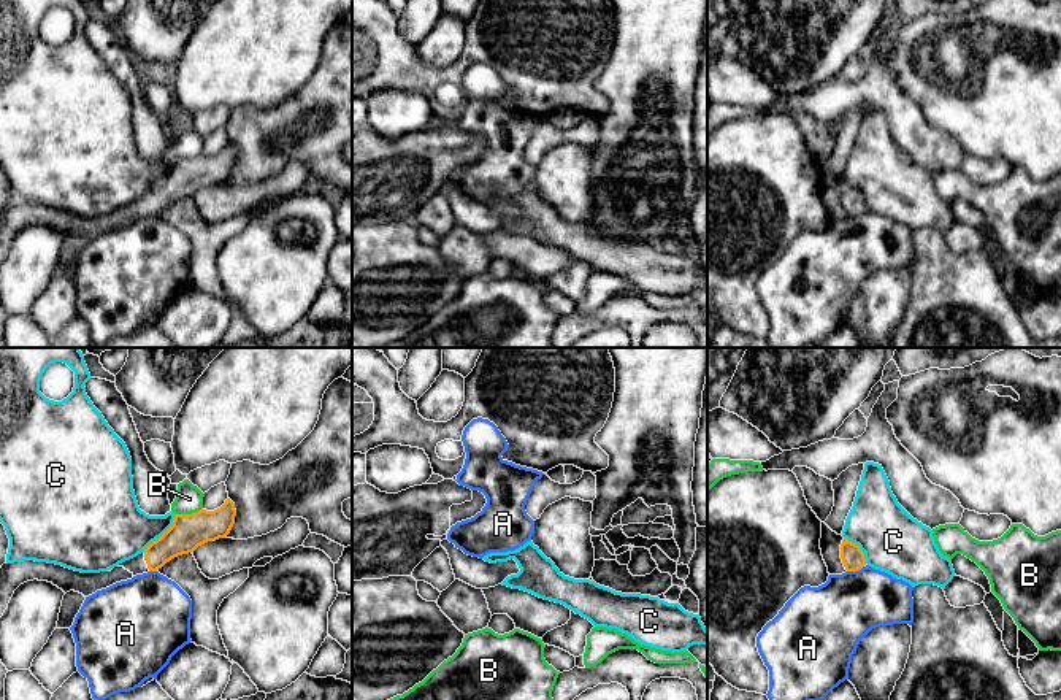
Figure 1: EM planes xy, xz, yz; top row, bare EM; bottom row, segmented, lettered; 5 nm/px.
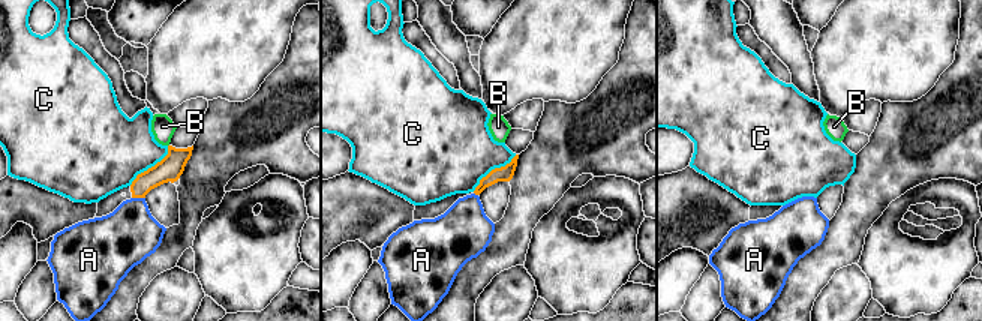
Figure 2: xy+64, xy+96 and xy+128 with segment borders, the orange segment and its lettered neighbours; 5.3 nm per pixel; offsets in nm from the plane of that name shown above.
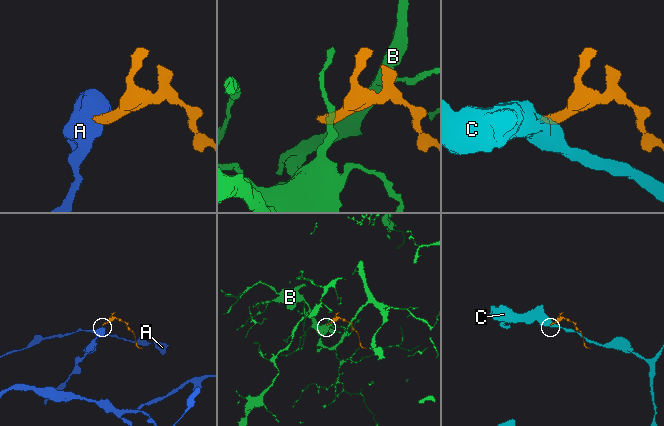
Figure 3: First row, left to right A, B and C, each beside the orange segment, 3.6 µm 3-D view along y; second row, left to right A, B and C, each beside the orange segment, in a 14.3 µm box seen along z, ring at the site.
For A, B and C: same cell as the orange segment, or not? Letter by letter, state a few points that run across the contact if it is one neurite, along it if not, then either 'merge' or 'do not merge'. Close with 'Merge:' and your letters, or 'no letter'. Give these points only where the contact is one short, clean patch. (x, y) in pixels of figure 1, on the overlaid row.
A: yz (863, 565), (847, 572) | do not merge
B: xy (202, 507), (192, 513), (175, 515) | do not merge
C: xy (175, 515), (173, 523), (143, 551) | do not merge
Merge: no letter

